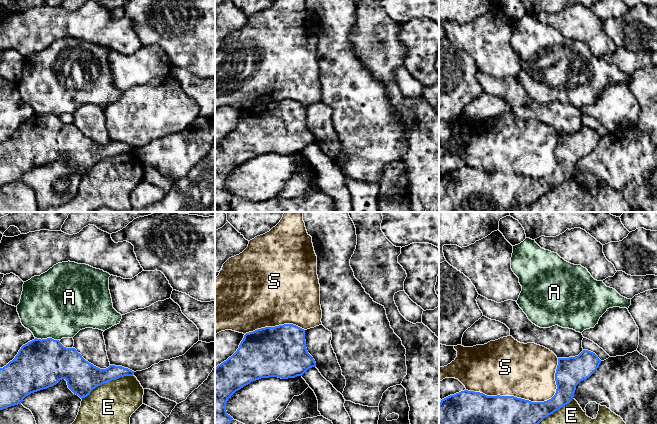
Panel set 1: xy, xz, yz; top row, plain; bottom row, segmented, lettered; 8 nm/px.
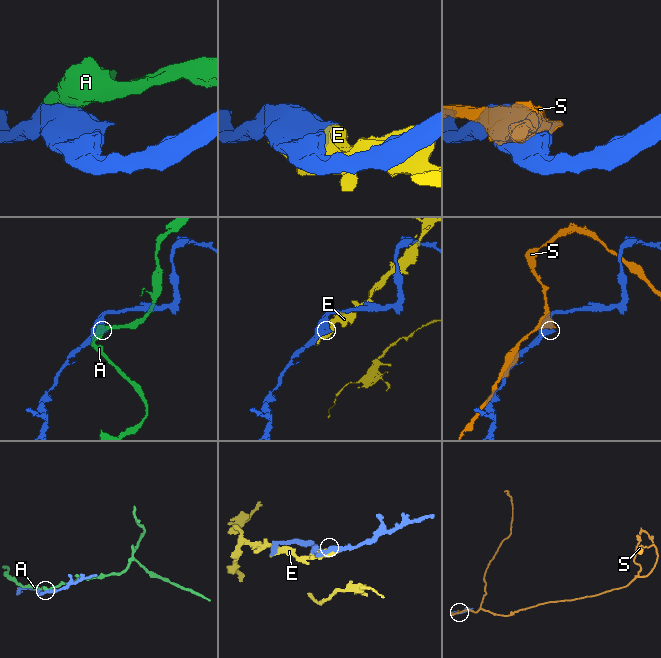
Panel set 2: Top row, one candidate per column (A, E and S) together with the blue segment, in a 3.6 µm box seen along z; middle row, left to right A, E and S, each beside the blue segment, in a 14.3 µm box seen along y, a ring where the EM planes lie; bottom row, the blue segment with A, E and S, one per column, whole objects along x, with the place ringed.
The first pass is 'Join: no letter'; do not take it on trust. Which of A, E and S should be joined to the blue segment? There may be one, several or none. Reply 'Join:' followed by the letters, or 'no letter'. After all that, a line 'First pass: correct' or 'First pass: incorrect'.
Join: no letter
First pass: correct

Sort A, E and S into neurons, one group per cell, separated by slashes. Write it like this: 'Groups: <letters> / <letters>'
Groups: A / E / S

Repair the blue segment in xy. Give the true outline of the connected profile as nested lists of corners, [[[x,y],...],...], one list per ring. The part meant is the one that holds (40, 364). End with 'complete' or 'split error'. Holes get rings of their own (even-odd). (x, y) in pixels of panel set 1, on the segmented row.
[[[52,338],[37,339],[23,345],[15,358],[6,366],[0,368],[0,410],[21,404],[23,399],[31,393],[47,389],[56,385],[60,380],[67,381],[68,388],[81,399],[87,397],[96,387],[124,376],[133,376],[134,371],[122,366],[110,365],[106,369],[100,369],[86,361],[75,348],[64,347],[59,340]]] | complete

